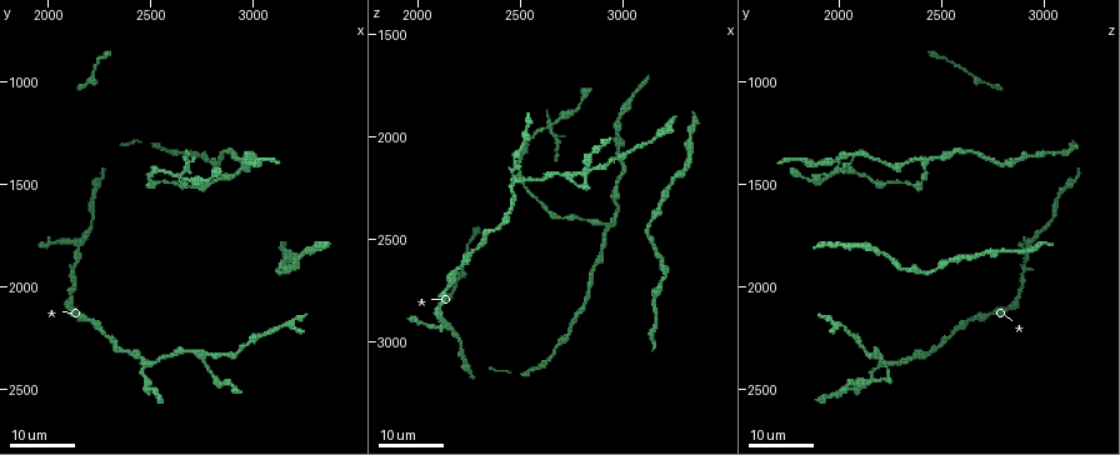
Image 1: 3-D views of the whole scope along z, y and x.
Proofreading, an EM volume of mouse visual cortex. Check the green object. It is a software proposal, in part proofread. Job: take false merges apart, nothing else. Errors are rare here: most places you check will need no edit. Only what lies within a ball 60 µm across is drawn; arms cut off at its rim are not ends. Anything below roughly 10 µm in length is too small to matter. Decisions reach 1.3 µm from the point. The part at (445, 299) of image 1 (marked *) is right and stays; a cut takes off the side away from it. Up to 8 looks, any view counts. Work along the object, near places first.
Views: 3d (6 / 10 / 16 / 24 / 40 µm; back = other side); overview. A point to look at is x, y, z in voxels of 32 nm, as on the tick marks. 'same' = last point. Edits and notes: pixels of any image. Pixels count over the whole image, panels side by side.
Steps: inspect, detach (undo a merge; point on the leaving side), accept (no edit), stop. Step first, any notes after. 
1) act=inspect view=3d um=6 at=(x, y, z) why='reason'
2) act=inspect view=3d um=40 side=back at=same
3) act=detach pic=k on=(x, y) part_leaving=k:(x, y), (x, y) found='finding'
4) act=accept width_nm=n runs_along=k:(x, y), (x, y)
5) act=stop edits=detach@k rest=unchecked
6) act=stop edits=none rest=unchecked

act=inspect view=3d um=16 at=(2750, 2350, 2200)

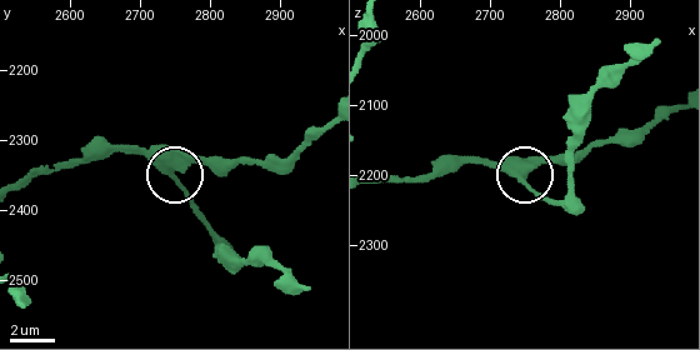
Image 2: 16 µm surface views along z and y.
act=inspect view=3d um=6 at=(2750, 2345, 2205)

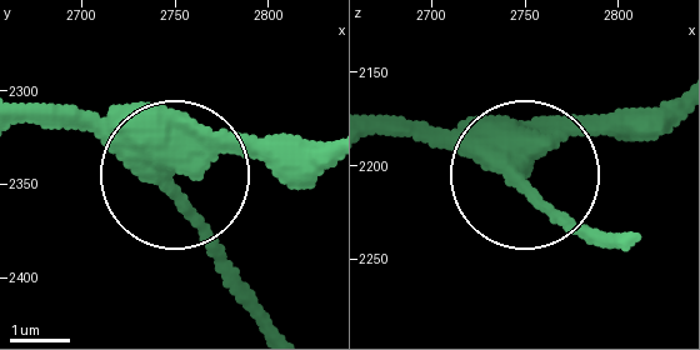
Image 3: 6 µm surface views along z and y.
act=accept width_nm=420 found='continuous, no second cell'

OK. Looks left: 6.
act=inspect view=3d um=24 at=(2640, 1470, 1950) why='looks like a crossing'

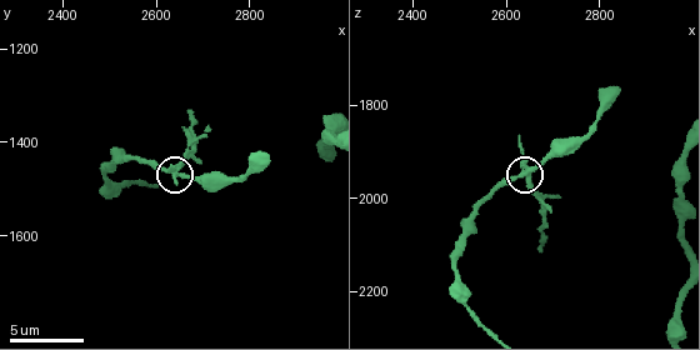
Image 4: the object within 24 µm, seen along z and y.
act=inspect view=3d um=6 at=same

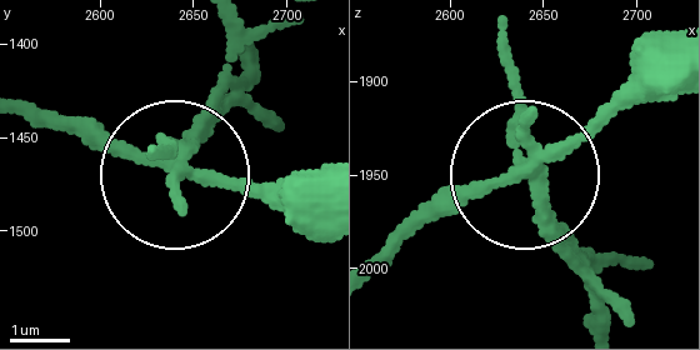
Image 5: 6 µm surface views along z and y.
act=inspect view=3d um=6 side=back at=same

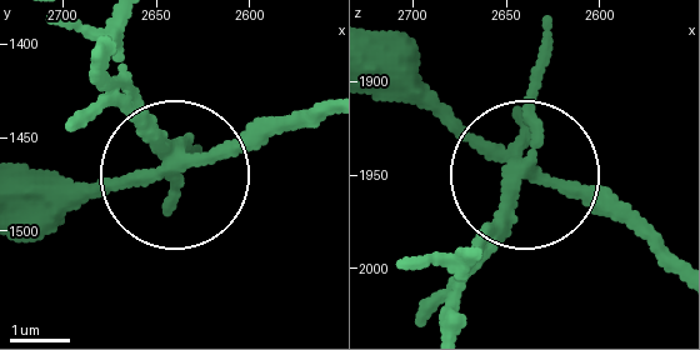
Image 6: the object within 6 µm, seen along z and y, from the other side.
act=accept width_nm=240 found='one cell here'

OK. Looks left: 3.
act=inspect view=3d um=24 at=(2940, 1420, 2420)

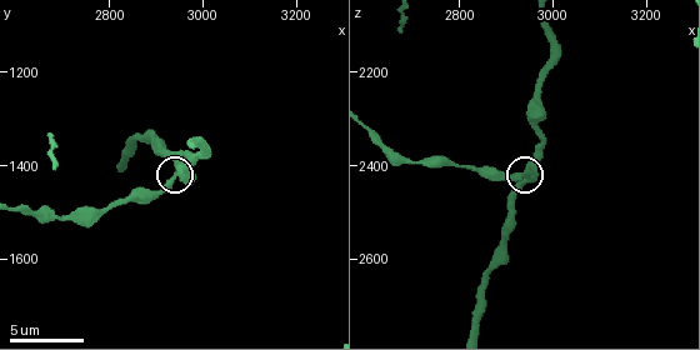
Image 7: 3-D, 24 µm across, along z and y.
act=inspect view=3d um=6 at=same why='closer look'

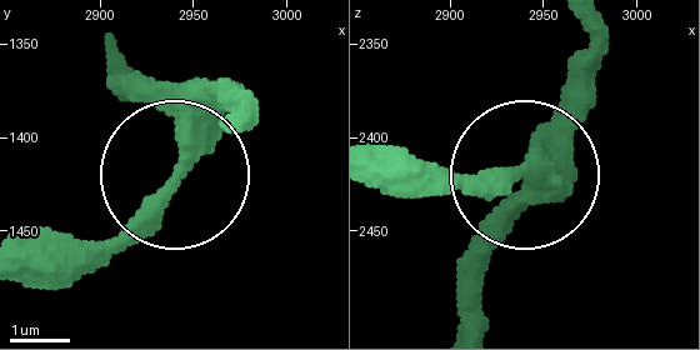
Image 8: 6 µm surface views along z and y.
act=accept width_nm=390 runs_along=8:(464, 324), (474, 249), (568, 130), (598, 45) found='one cell here'

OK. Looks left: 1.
act=stop edits=none rest=unchecked

